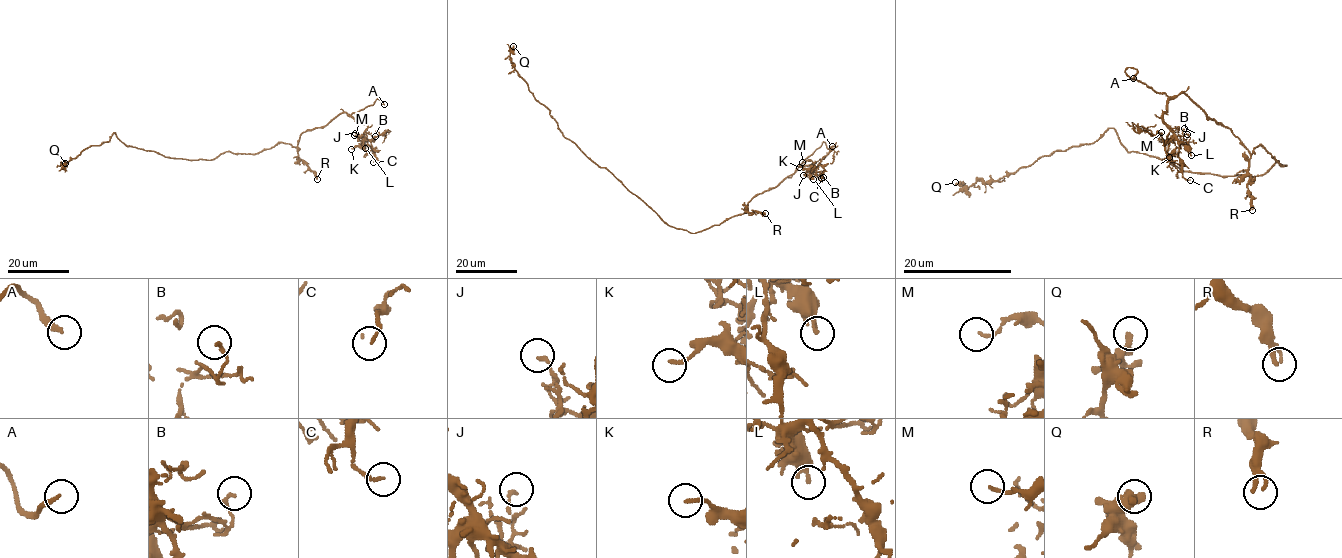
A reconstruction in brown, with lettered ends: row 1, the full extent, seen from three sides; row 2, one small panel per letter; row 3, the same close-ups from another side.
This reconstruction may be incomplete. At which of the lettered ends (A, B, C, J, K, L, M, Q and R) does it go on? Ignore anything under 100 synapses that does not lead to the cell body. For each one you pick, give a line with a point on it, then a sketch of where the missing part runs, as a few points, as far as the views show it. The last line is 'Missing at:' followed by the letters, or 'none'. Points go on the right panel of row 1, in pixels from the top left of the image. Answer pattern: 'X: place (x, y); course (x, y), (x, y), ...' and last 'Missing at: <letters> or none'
A: place (1133, 78); course (1133, 78), (1130, 85), (1126, 82), (1153, 74), (1172, 55), (1179, 57)
Missing at: A

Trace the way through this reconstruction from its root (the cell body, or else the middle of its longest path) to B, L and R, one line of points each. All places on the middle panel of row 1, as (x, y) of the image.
B: (666, 223), (700, 232), (744, 213), (753, 197), (776, 187), (799, 167), (815, 163), (812, 170), (823, 177)
L: (666, 223), (700, 232), (744, 213), (753, 197), (776, 187), (799, 167), (815, 163), (813, 179)
R: (666, 223), (697, 233), (746, 212), (765, 213)

